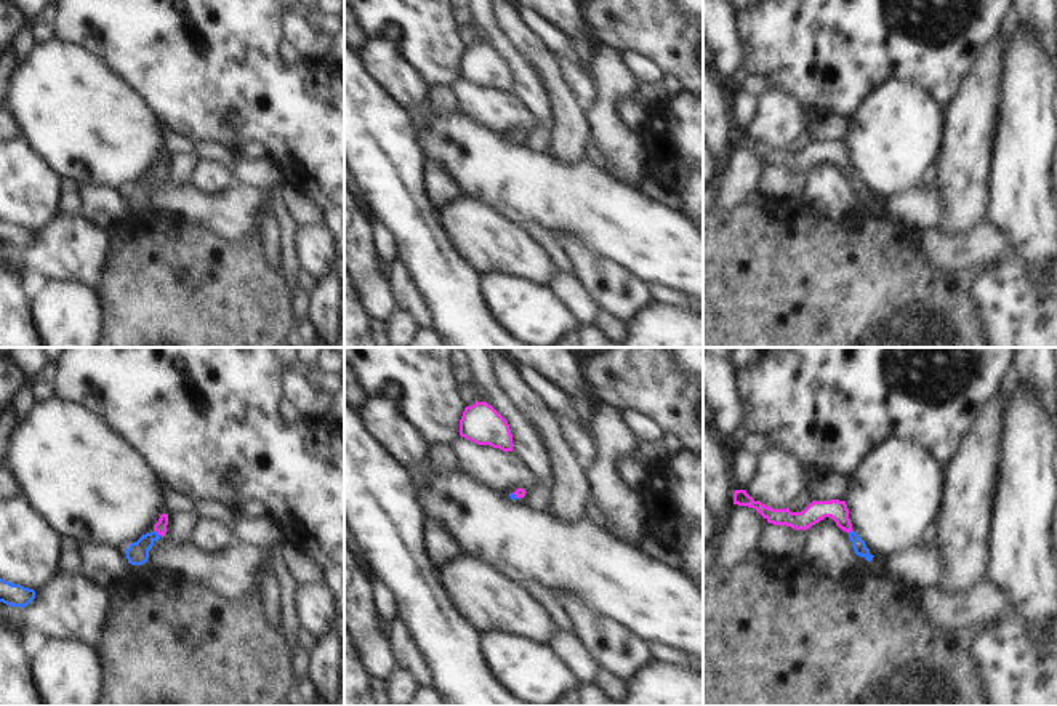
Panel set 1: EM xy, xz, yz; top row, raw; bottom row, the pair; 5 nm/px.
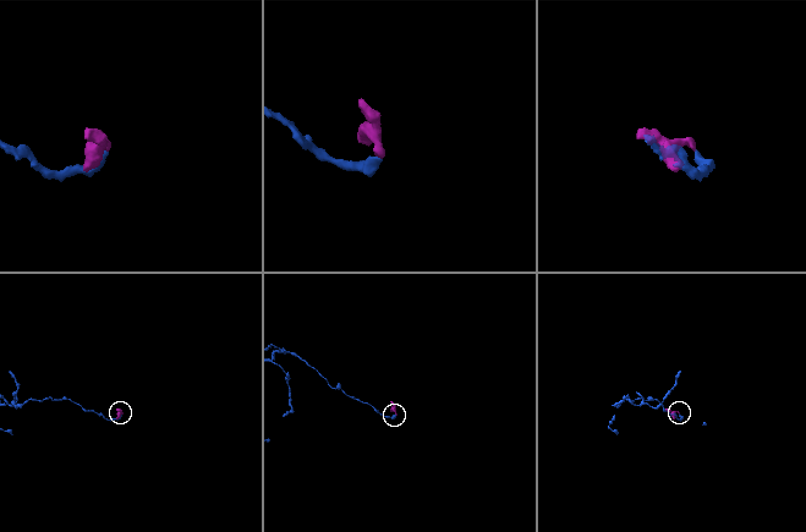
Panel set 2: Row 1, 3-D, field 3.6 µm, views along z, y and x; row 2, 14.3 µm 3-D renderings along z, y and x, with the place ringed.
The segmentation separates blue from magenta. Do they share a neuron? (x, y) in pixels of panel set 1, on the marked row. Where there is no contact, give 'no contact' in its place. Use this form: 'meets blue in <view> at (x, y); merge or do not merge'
meets blue in xy at (156, 532); merge

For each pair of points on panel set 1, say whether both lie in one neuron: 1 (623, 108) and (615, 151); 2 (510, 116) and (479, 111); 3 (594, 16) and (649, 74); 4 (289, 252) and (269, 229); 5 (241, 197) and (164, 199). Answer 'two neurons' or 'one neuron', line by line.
1: two neurons
2: one neuron
3: two neurons
4: two neurons
5: one neuron

